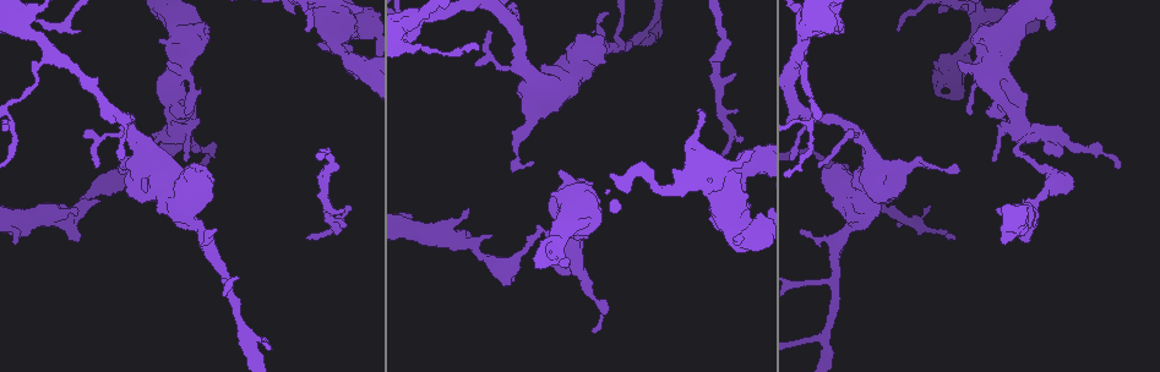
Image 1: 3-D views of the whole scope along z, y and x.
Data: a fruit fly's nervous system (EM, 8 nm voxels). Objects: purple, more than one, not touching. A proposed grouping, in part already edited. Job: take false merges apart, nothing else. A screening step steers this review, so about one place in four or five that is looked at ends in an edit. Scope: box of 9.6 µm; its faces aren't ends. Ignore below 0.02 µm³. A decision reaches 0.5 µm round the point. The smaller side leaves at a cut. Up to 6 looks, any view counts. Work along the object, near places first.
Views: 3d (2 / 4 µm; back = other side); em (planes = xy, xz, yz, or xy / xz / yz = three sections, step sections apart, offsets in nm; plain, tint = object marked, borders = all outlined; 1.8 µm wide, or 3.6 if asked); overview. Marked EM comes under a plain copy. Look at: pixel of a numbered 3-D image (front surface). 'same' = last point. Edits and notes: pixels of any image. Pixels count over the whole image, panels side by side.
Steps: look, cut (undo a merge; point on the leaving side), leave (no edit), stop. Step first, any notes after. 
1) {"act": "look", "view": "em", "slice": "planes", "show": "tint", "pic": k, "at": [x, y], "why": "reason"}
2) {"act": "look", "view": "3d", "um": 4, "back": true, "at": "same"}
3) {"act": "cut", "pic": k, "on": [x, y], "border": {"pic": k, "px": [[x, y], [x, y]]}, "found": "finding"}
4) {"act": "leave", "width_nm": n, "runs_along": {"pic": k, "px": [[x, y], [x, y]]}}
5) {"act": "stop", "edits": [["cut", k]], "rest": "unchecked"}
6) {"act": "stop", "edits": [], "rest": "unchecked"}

{"act": "look", "view": "3d", "um": 2, "pic": 1, "at": [16, 99], "why": "sharp bend"}

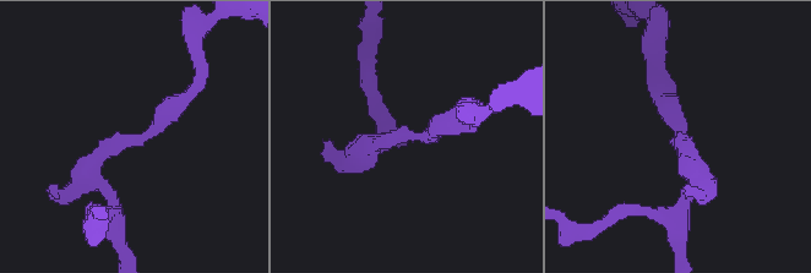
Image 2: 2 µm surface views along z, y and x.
{"act": "look", "view": "em", "slice": "planes", "show": "tint", "pic": 2, "at": [140, 134], "why": "now the EM"}

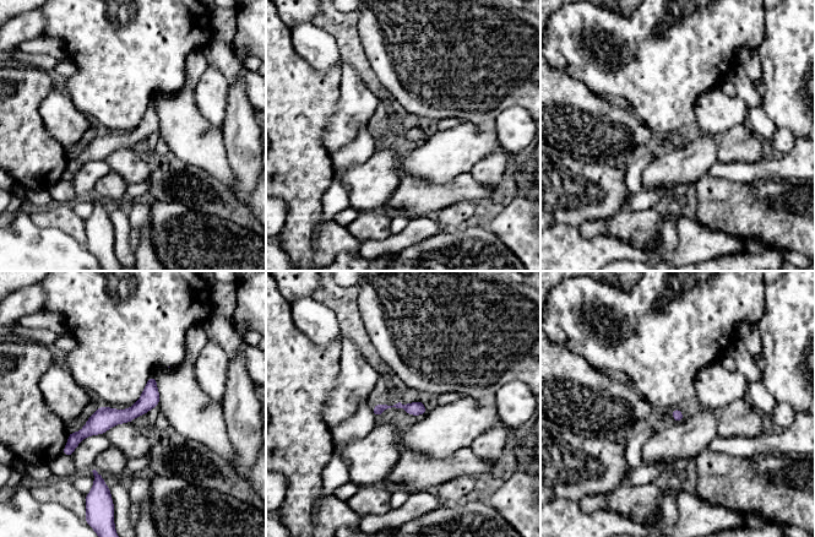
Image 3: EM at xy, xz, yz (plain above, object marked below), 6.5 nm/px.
{"act": "leave", "width_nm": 70, "runs_along": {"pic": 3, "px": [[152, 380], [135, 411], [106, 417], [69, 450]]}, "found": "one neuron here"}

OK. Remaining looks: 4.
{"act": "look", "view": "em", "um": 3.6, "slice": "planes", "show": "tint", "pic": 1, "at": [406, 231], "why": "sharp bend"}

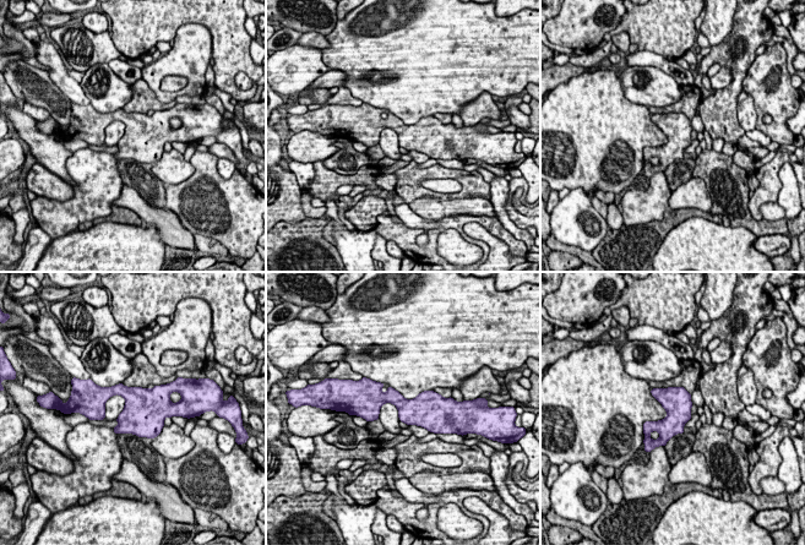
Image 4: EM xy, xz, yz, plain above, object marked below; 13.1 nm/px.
{"act": "leave", "found": "all the same neuron"}

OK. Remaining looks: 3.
{"act": "look", "view": "em", "slice": "planes", "show": "tint", "pic": 1, "at": [167, 107], "why": "narrows sharply"}

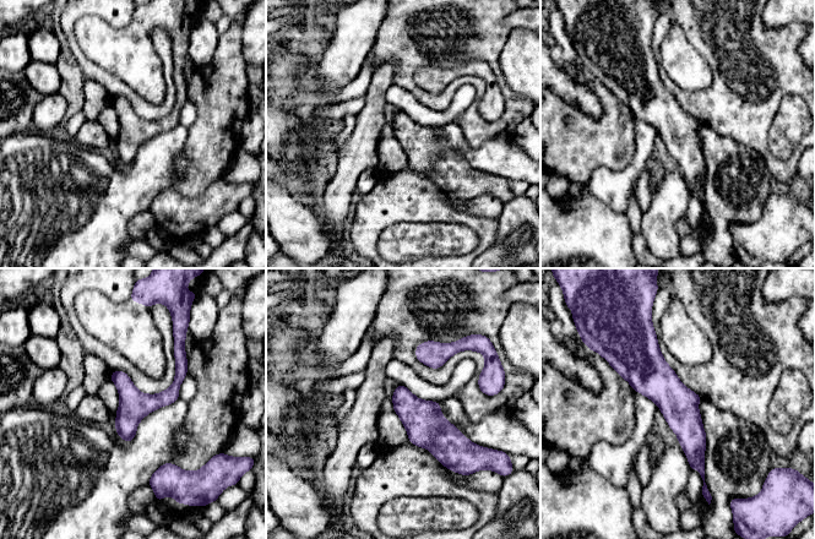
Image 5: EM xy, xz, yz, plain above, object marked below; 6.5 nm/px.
{"act": "leave", "found": "one neuron here"}

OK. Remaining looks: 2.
{"act": "stop", "edits": [], "rest": "unchecked"}

